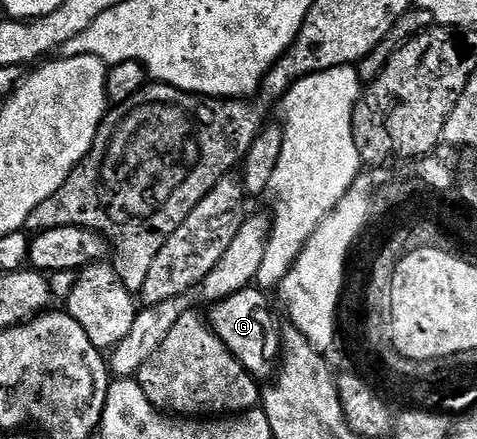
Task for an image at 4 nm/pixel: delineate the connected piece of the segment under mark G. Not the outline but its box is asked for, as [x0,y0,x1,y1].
[207,285,277,381]

